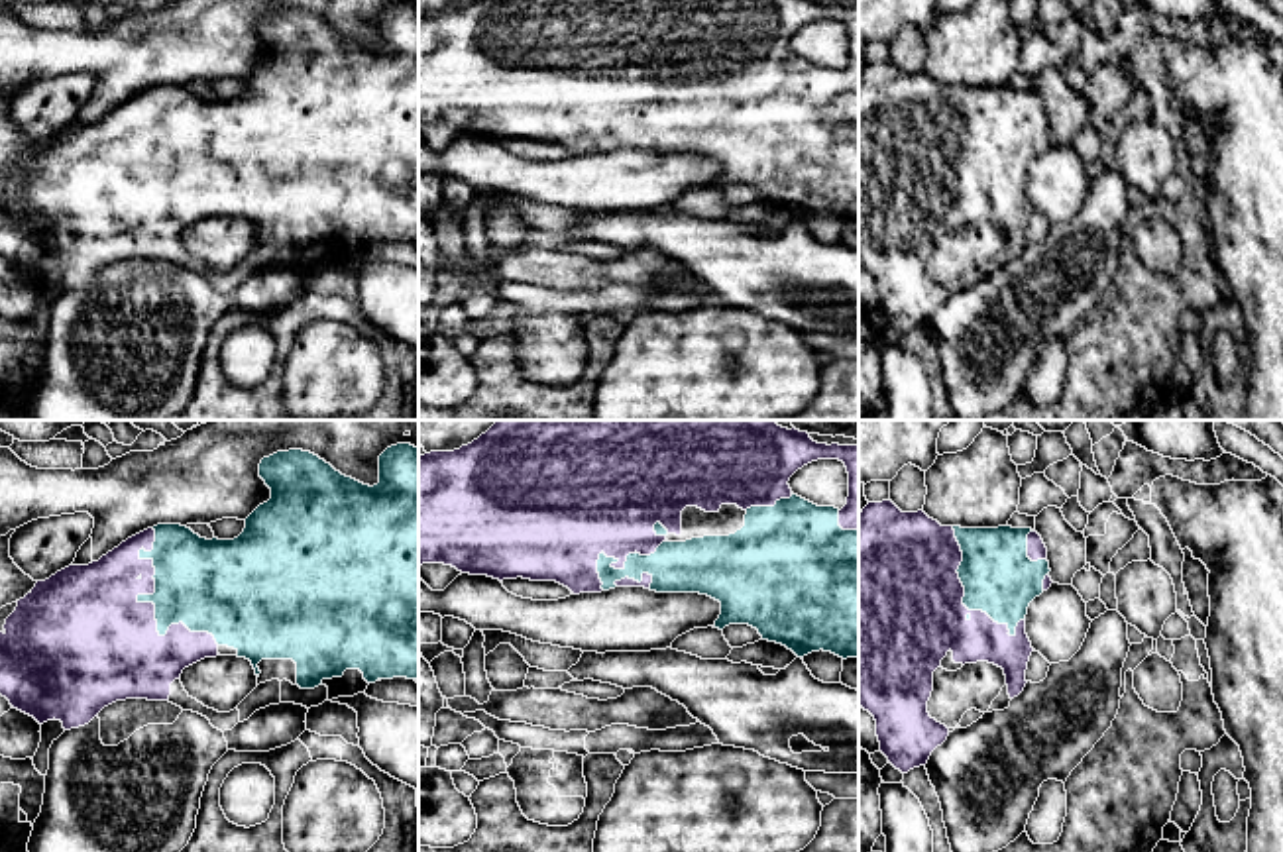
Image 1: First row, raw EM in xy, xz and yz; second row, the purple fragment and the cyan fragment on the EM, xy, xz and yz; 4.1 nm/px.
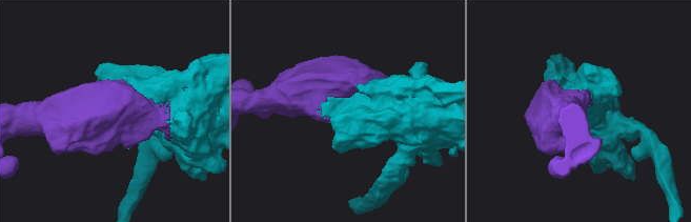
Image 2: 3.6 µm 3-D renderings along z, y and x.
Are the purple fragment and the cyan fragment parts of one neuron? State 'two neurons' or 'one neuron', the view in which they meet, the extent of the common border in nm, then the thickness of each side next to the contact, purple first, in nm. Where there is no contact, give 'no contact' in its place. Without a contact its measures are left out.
one neuron; contact in xy; length 550 nm; calibres 480 and 360 nm

